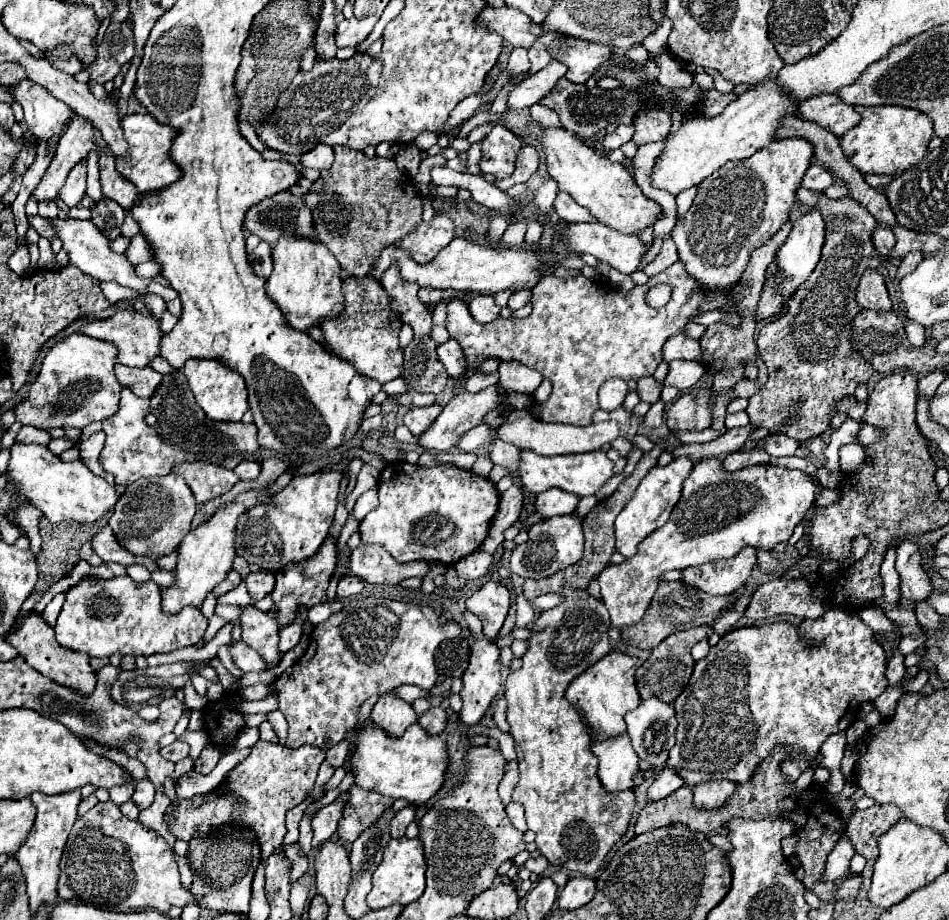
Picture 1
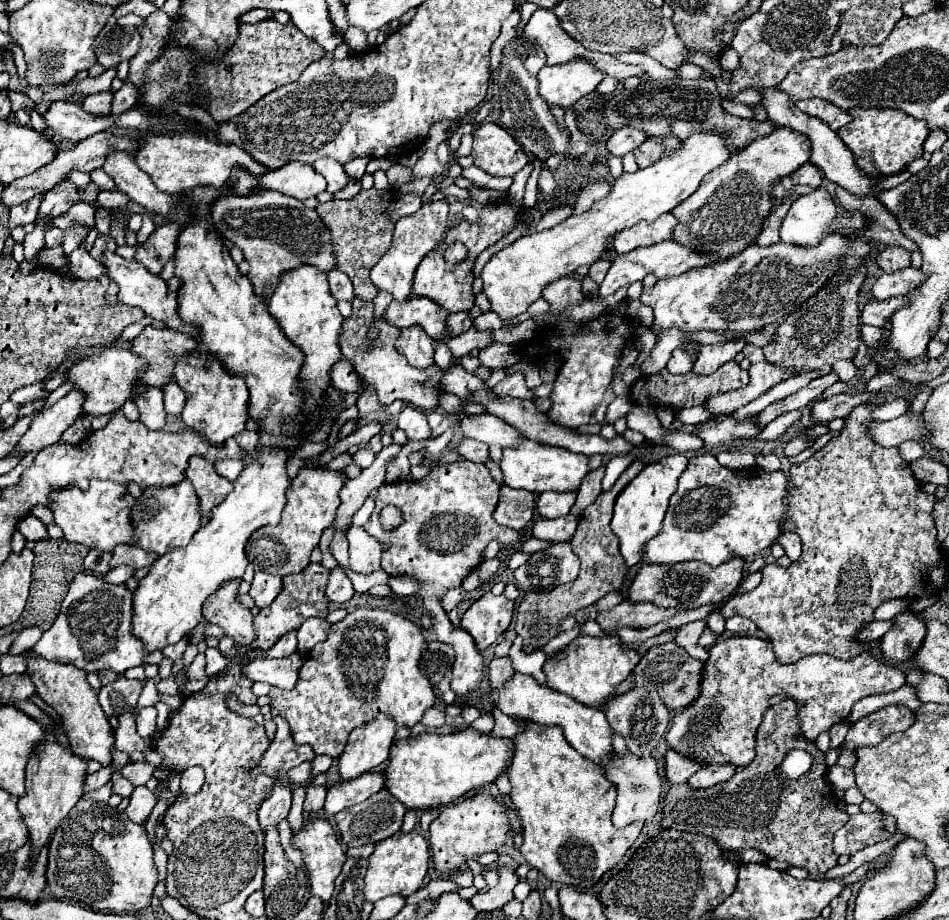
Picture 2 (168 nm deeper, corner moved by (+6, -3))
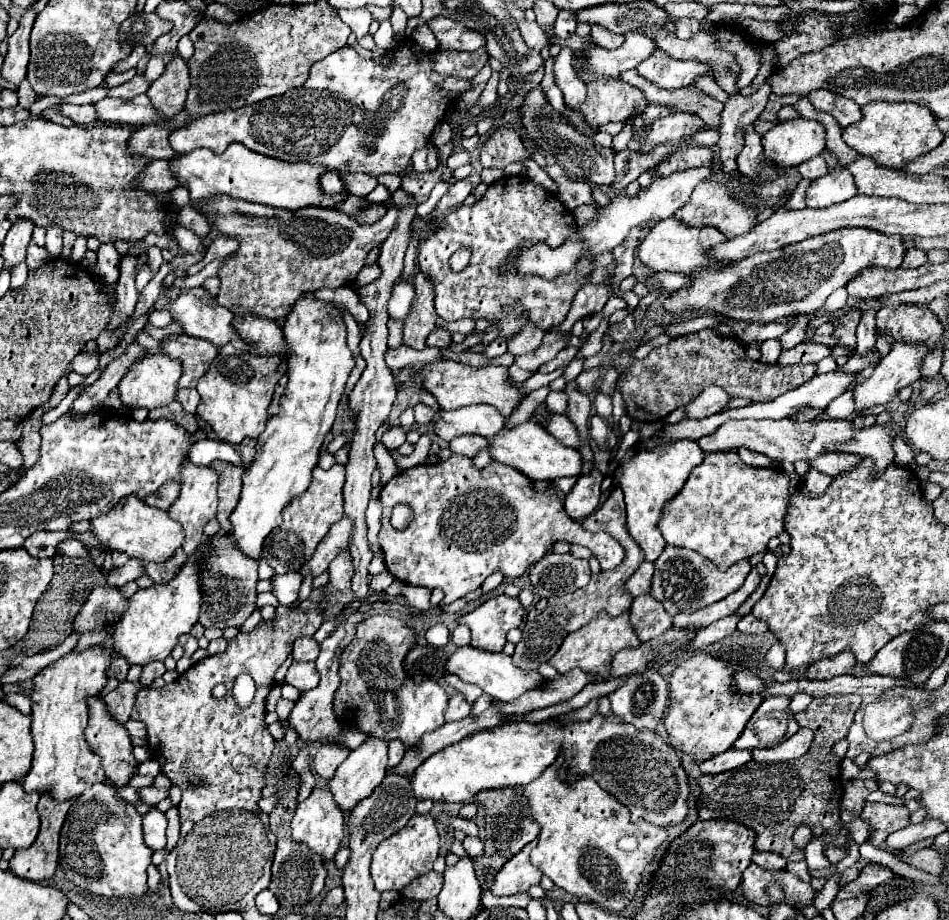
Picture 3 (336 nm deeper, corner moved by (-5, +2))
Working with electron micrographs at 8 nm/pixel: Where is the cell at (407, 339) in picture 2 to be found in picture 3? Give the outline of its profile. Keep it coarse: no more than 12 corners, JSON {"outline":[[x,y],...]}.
{"outline":[[412,275],[416,297],[404,321],[404,345],[424,349],[436,323],[434,281]]}

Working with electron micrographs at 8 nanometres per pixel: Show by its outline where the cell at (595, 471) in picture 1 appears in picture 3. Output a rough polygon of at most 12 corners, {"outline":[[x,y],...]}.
{"outline":[[536,421],[504,423],[488,439],[494,461],[532,481],[578,477],[578,449]]}

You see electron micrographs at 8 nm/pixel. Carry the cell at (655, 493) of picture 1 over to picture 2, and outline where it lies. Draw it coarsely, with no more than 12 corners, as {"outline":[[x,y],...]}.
{"outline":[[683,454],[645,466],[615,502],[611,530],[627,566],[661,530]]}

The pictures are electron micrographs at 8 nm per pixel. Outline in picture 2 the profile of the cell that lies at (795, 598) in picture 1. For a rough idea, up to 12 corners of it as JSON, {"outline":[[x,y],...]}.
{"outline":[[733,616],[727,630],[739,636],[753,636],[757,626],[749,618]]}

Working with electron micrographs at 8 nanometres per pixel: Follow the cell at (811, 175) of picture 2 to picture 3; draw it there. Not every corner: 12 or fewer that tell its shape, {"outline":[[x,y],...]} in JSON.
{"outline":[[822,155],[798,167],[802,177],[816,179],[828,173]]}

